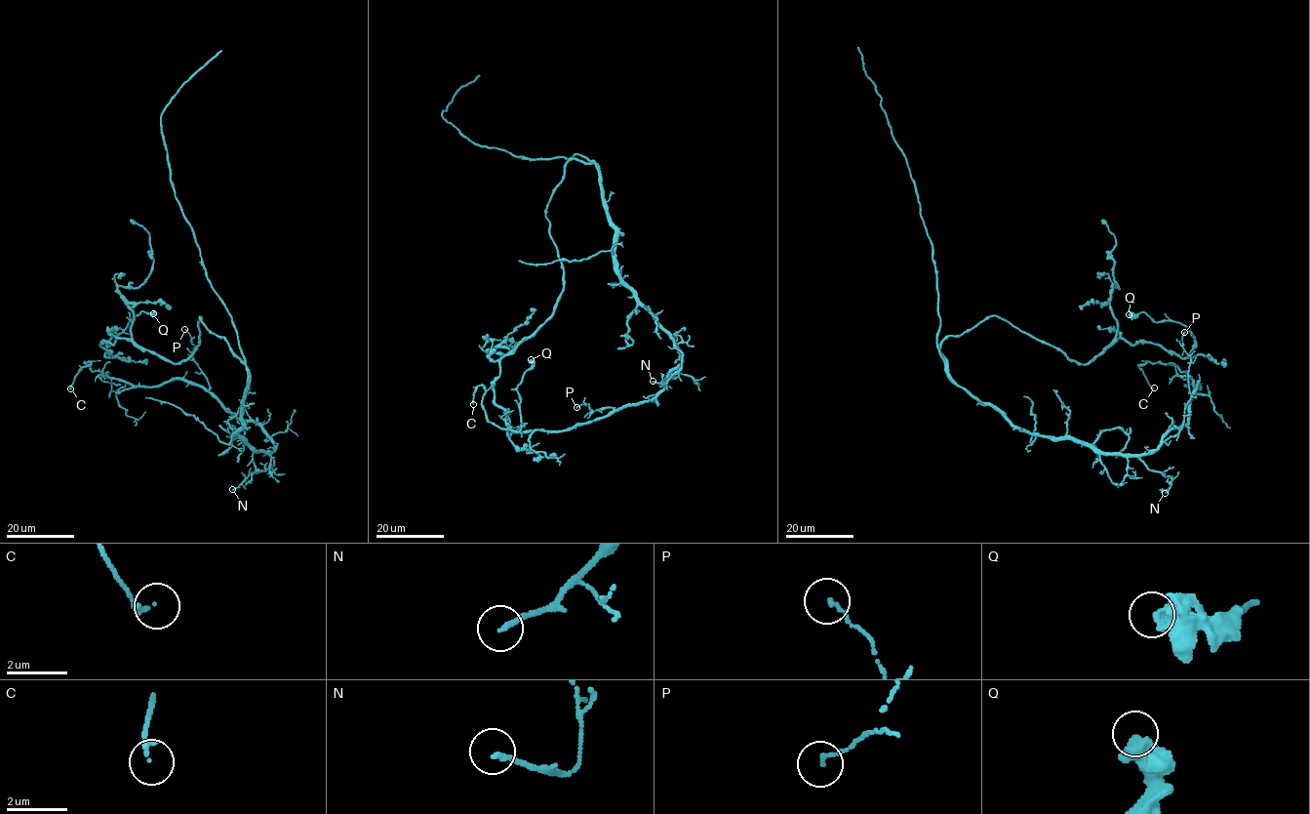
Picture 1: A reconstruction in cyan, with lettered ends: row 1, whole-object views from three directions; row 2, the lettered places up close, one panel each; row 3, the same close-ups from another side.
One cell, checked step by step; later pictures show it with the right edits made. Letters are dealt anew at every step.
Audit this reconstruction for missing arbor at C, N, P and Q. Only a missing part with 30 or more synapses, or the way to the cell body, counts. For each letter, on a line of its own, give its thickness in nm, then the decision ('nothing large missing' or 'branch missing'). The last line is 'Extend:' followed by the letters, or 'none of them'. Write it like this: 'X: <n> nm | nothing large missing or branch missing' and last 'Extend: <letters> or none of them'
C: 160 nm | nothing large missing
N: 160 nm | nothing large missing
P: 120 nm | nothing large missing
Q: 550 nm | nothing large missing
Extend: none of them

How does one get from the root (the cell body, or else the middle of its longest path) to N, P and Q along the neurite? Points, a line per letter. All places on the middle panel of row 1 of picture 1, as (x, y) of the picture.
N: (603, 189), (607, 218), (615, 230), (615, 272), (682, 352), (681, 367), (666, 383), (653, 381)
P: (603, 189), (615, 230), (615, 272), (672, 338), (681, 361), (648, 400), (592, 412), (586, 403), (576, 407)
Q: (603, 189), (598, 166), (572, 158), (548, 202), (564, 290), (501, 359), (494, 399), (508, 434), (531, 359)

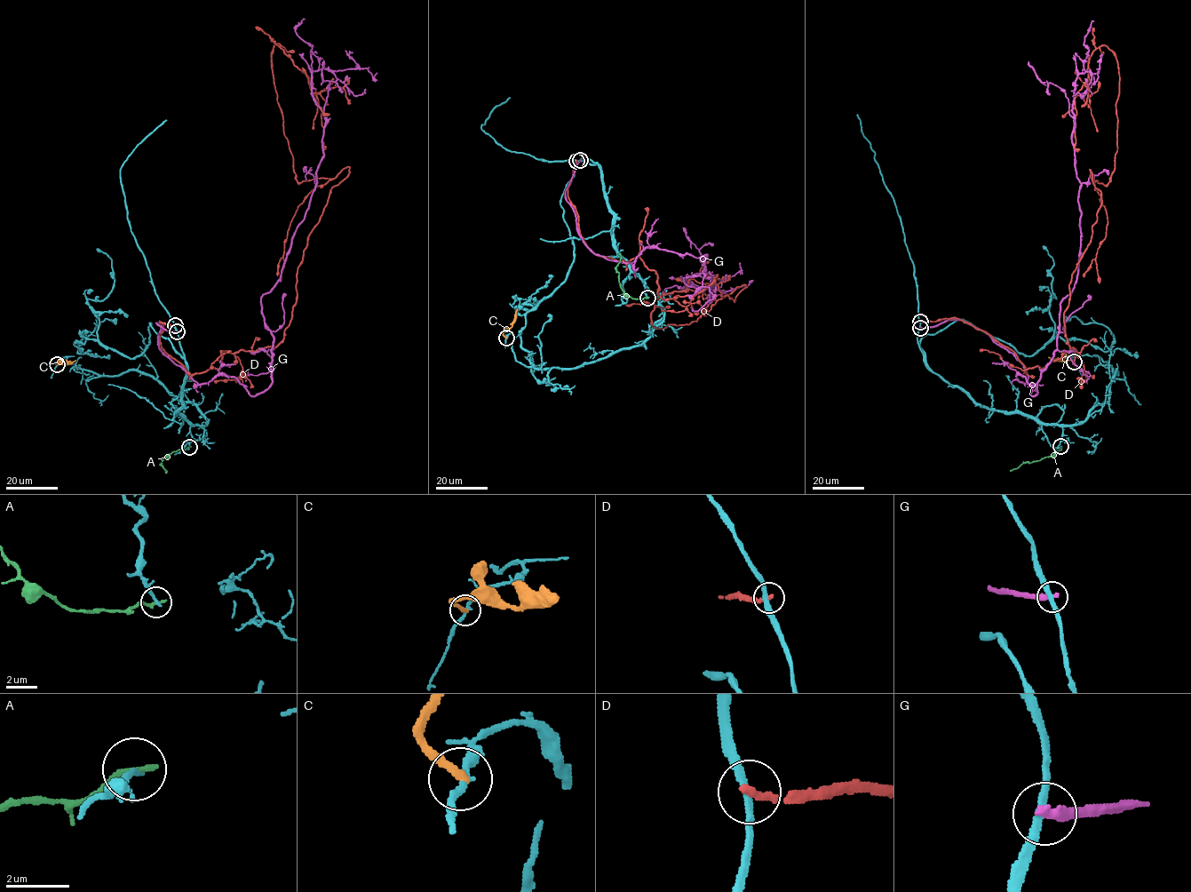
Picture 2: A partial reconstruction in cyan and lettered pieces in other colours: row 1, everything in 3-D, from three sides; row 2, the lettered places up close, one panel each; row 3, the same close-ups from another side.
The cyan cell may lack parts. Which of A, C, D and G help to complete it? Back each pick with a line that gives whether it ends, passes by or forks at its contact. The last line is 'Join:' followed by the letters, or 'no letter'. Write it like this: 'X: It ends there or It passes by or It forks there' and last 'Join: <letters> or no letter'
Join: no letter

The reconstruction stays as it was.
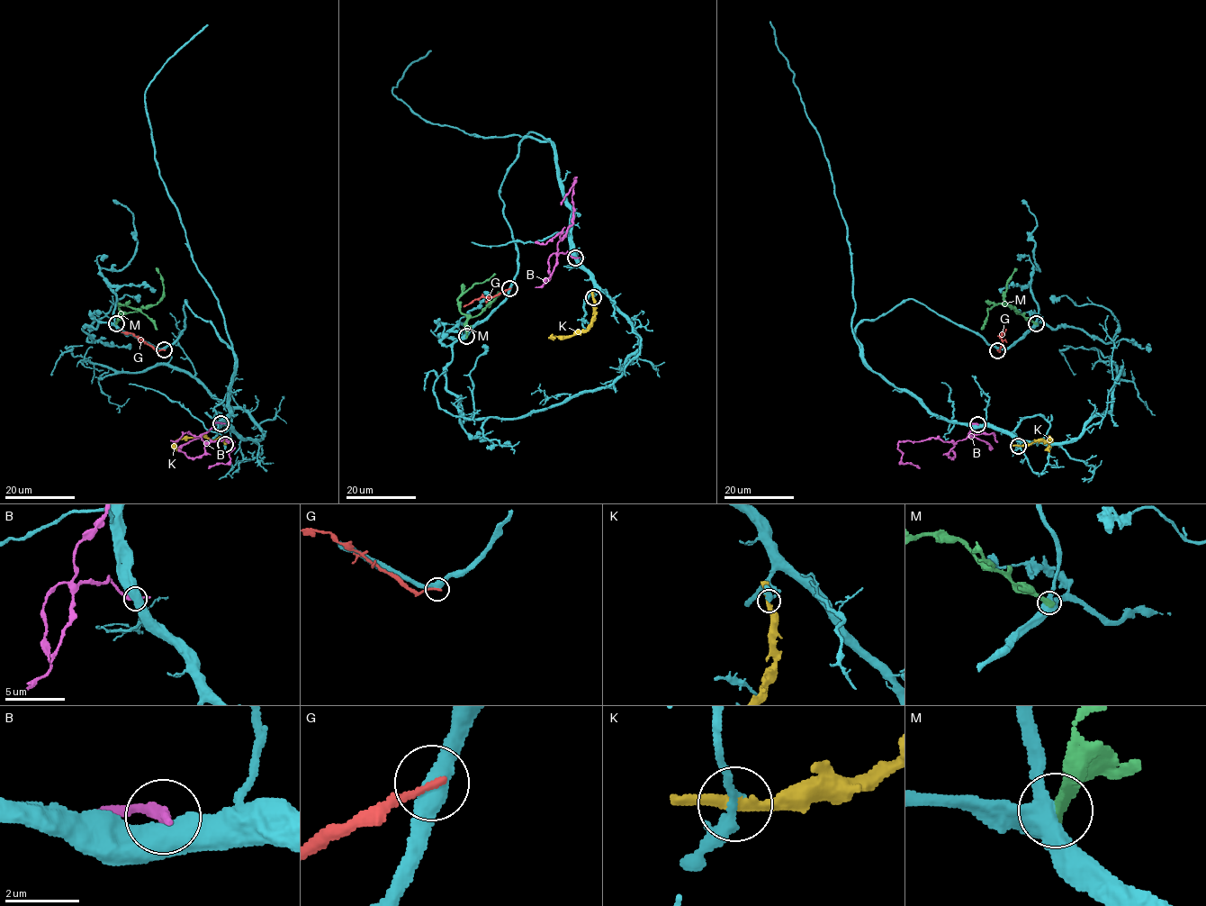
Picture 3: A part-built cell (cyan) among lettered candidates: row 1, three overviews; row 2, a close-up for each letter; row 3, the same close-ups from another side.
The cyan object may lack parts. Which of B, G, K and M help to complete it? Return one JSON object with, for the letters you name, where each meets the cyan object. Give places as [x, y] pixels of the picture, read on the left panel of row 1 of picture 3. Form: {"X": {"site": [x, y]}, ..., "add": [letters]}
{"add": []}

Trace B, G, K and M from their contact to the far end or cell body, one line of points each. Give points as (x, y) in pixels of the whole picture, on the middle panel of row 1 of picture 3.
B: (575, 258), (567, 252), (558, 254), (557, 247), (573, 220), (571, 201), (577, 177), (561, 204)
G: (509, 288), (491, 297), (478, 297), (463, 306)
K: (593, 296), (593, 321), (586, 329), (572, 335), (554, 338)
M: (466, 336), (467, 321), (478, 315), (498, 294), (488, 307)

